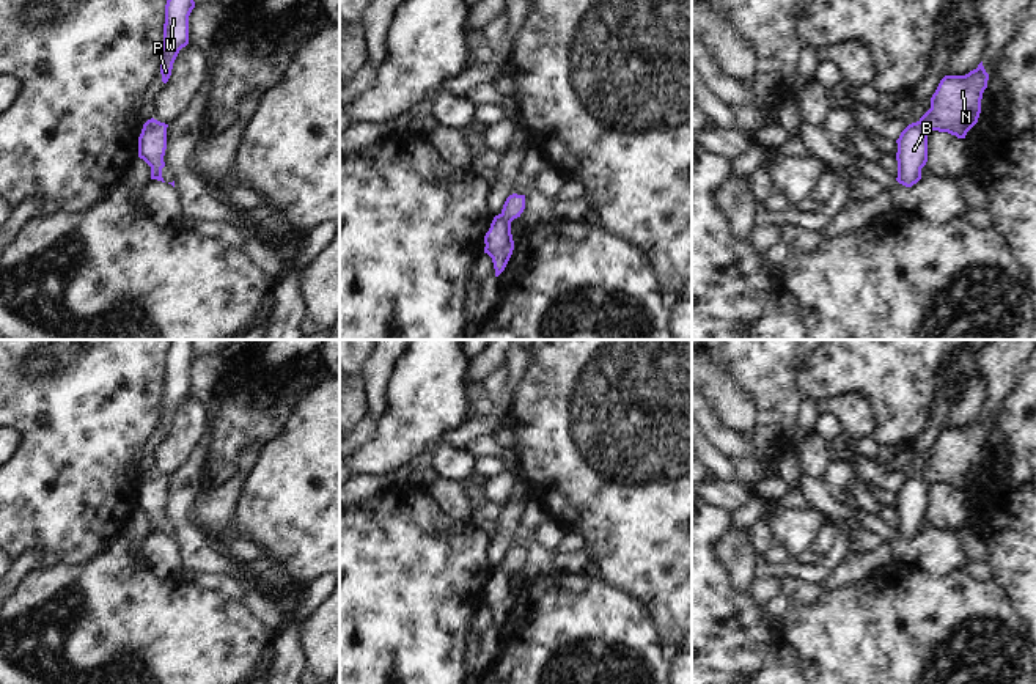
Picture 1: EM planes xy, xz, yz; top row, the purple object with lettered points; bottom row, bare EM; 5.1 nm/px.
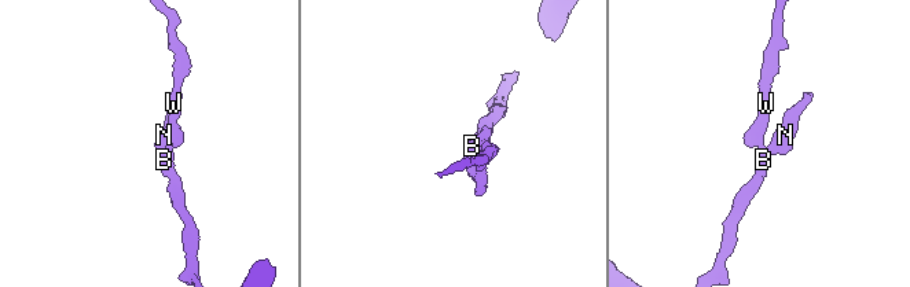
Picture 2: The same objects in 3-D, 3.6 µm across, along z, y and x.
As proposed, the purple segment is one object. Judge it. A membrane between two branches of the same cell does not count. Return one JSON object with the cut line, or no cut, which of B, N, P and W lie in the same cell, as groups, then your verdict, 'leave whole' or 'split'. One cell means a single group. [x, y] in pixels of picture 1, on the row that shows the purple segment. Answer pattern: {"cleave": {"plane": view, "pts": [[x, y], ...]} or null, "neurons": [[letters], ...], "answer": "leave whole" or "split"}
{"cleave": {"plane": "yz", "pts": [[917, 121], [928, 132]]}, "neurons": [["B", "P", "W"], ["N"]], "answer": "split"}

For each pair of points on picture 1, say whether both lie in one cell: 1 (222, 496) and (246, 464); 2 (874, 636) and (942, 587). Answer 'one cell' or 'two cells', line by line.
1: one cell
2: one cell

